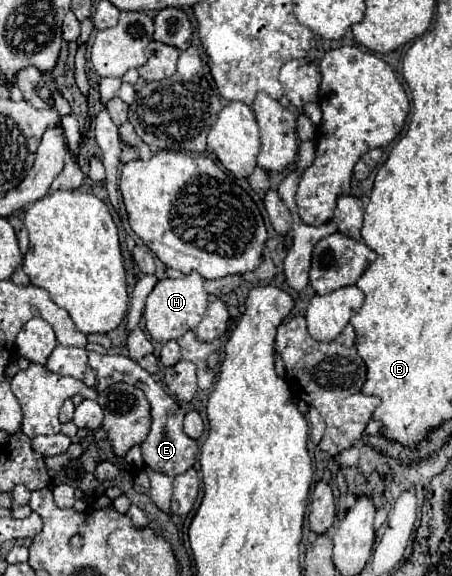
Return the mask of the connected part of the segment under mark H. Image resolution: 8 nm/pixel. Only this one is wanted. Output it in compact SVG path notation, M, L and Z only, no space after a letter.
M190 273L182 279L160 279L158 285L152 289L152 293L146 299L146 311L144 311L144 327L152 335L152 339L160 343L168 343L172 339L178 339L188 329L194 329L208 307L208 293L202 287L204 279L198 273Z

